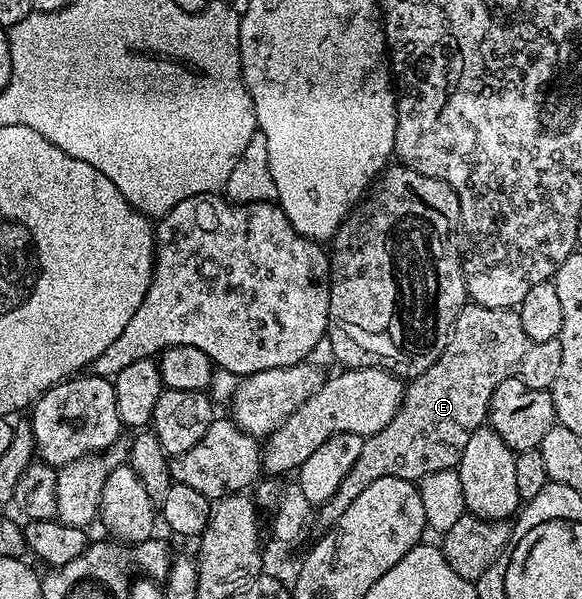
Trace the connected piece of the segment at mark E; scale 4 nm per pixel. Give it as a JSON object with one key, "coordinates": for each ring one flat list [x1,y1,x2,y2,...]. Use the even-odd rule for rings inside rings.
{"coordinates":[[468,302,460,310,456,318,454,328,450,332,448,346,442,351,442,356,424,370,424,374,413,377,405,385,402,394,402,404,398,407,397,414,386,426,376,434,365,437,362,441,362,453,360,458,348,470,344,482,330,498,317,509,316,520,322,530,334,527,340,514,352,506,352,502,365,488,372,486,376,478,388,478,395,476,401,480,421,482,425,476,440,470,449,468,457,469,460,458,464,454,464,446,468,446,468,438,476,429,483,427,488,420,490,399,500,386,508,378,518,378,533,388,549,388,556,382,556,374,560,371,560,342,549,340,548,342,536,342,524,334,524,326,520,326,520,318,517,311,509,308,489,308,479,304]]}

